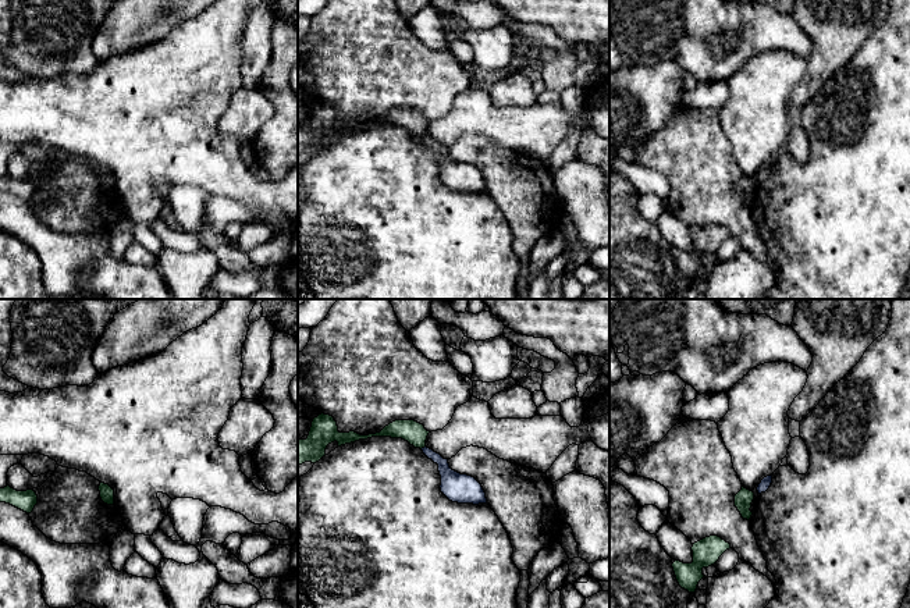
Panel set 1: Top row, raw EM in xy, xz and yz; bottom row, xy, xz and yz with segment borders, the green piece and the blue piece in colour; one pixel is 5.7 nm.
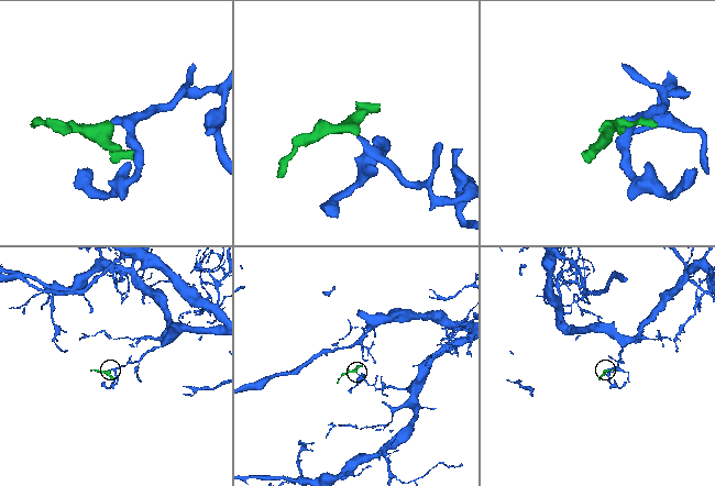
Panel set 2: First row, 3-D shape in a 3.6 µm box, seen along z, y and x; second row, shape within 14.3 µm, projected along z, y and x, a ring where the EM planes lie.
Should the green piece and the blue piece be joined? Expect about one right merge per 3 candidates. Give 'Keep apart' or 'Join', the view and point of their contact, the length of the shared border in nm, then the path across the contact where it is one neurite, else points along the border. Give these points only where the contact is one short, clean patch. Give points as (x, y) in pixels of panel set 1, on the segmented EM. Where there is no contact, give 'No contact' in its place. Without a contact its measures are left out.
Keep apart. Touches green at xz (422, 447). Shared border 40 nm. Boundary: xz (425, 445), (420, 448)

